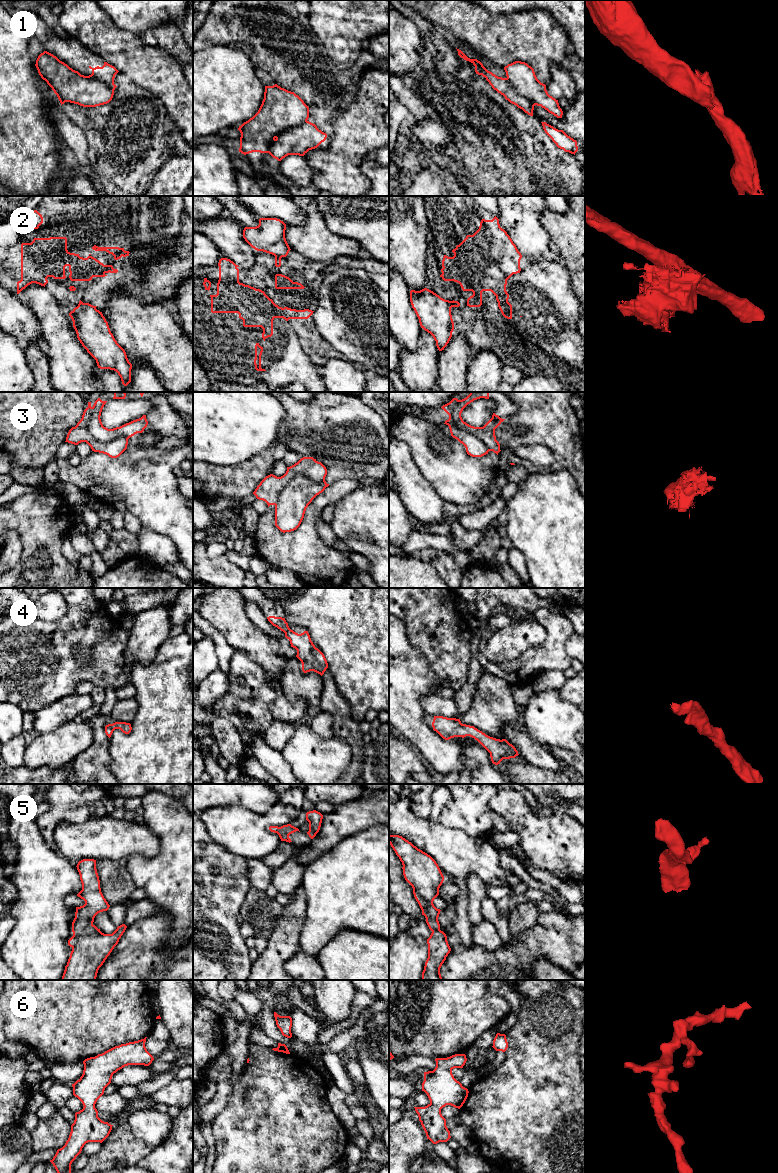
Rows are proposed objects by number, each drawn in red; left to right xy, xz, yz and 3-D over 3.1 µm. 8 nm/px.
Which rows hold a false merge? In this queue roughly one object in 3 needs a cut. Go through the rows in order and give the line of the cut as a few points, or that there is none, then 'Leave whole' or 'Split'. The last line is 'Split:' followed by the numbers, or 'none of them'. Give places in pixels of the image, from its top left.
1: Split along yz (506, 78), (521, 95), (534, 105). Split
2: Split along yz (445, 300), (451, 307). Split
3: Split along xy (91, 407), (87, 430), (95, 439), (127, 439). Split
4: No split. Leave whole
5: No split. Leave whole
6: No split. Leave whole
Split: 1, 2, 3

